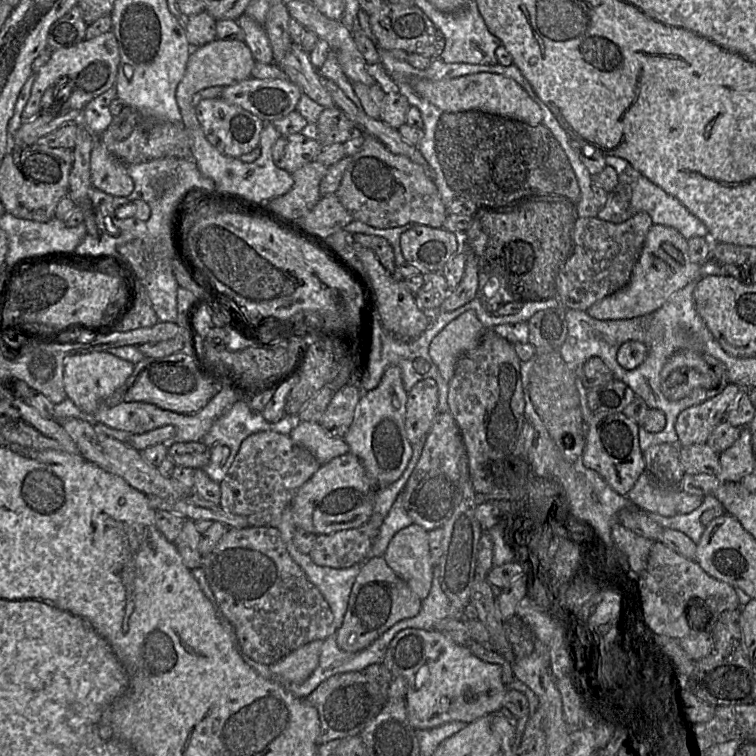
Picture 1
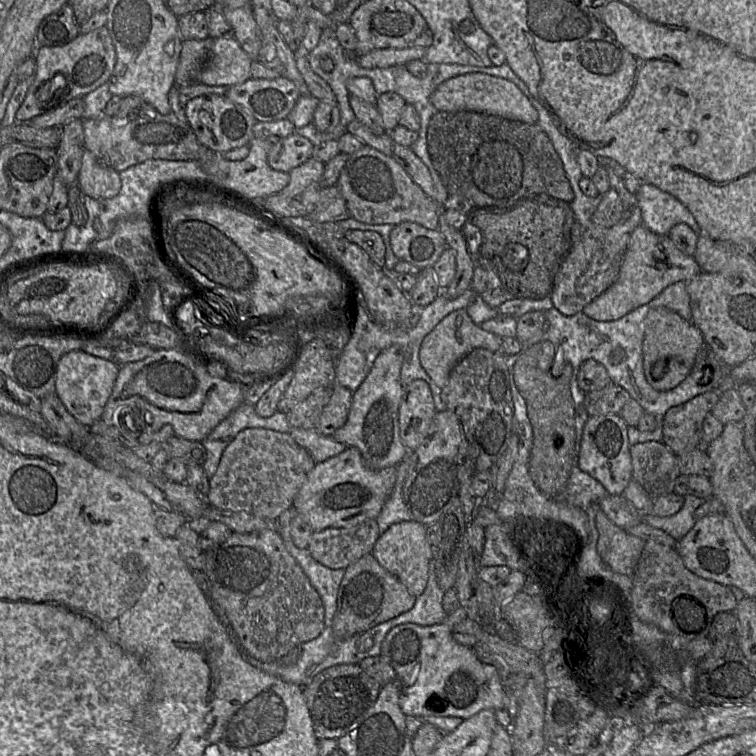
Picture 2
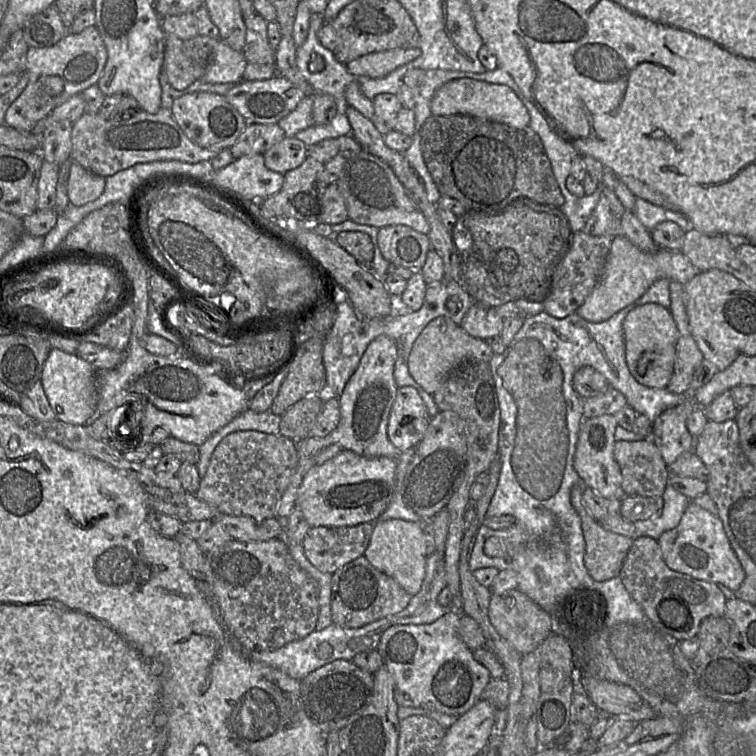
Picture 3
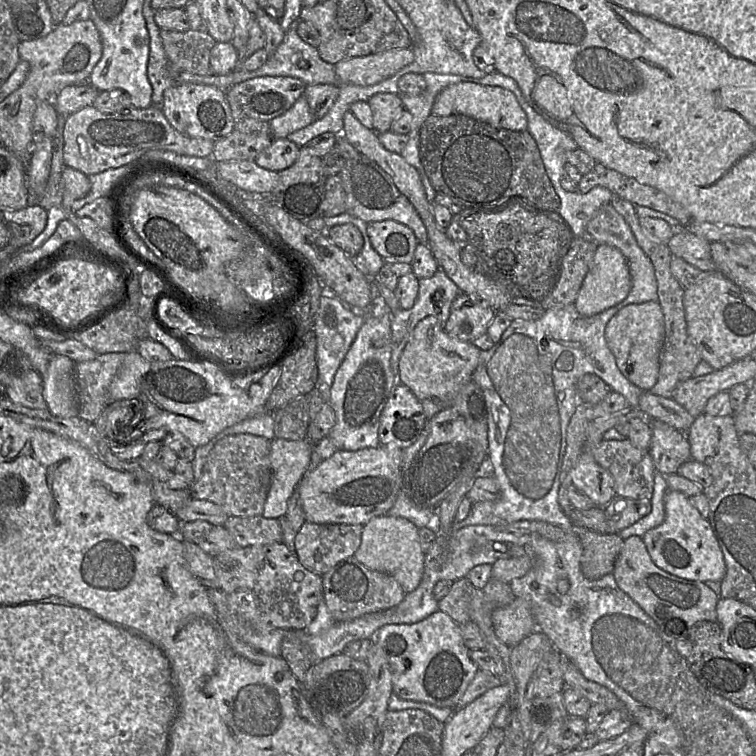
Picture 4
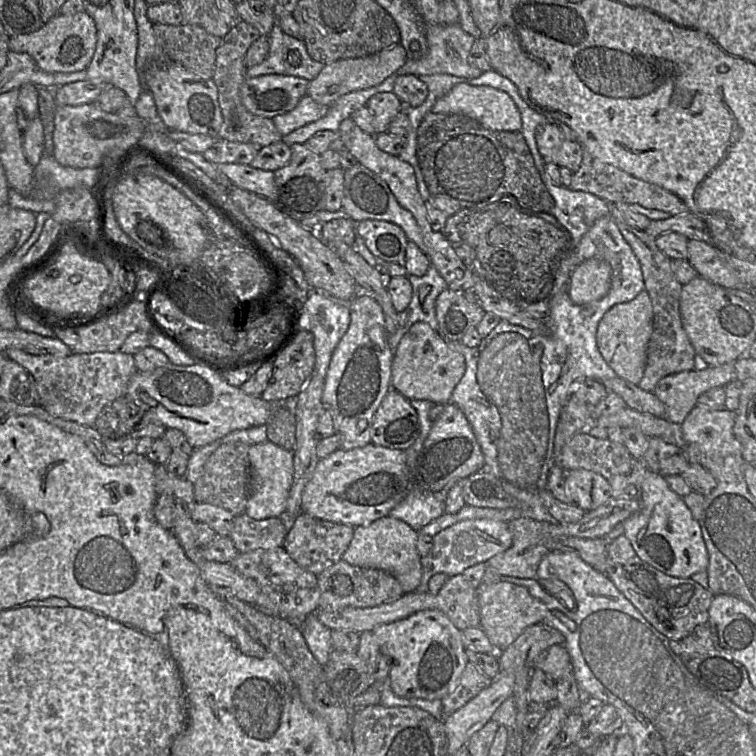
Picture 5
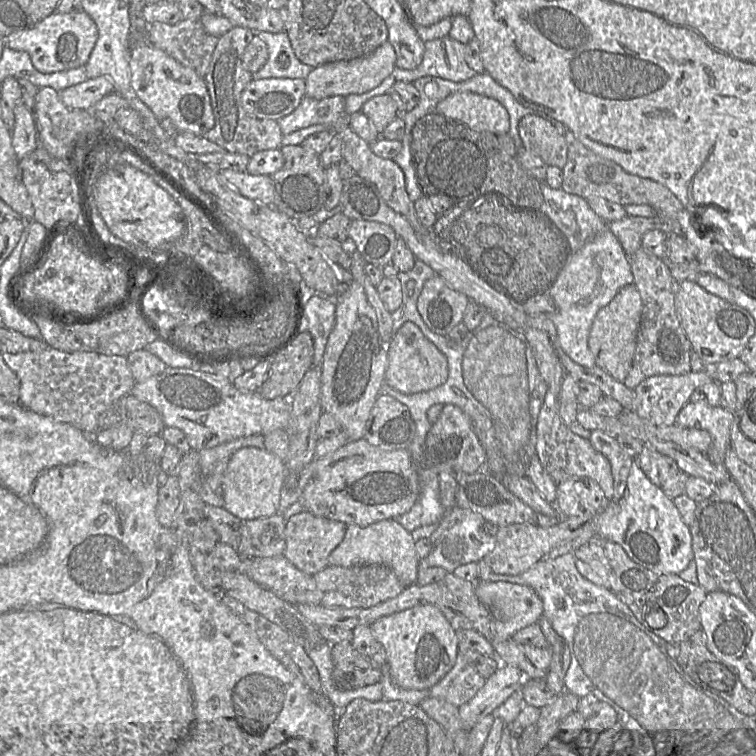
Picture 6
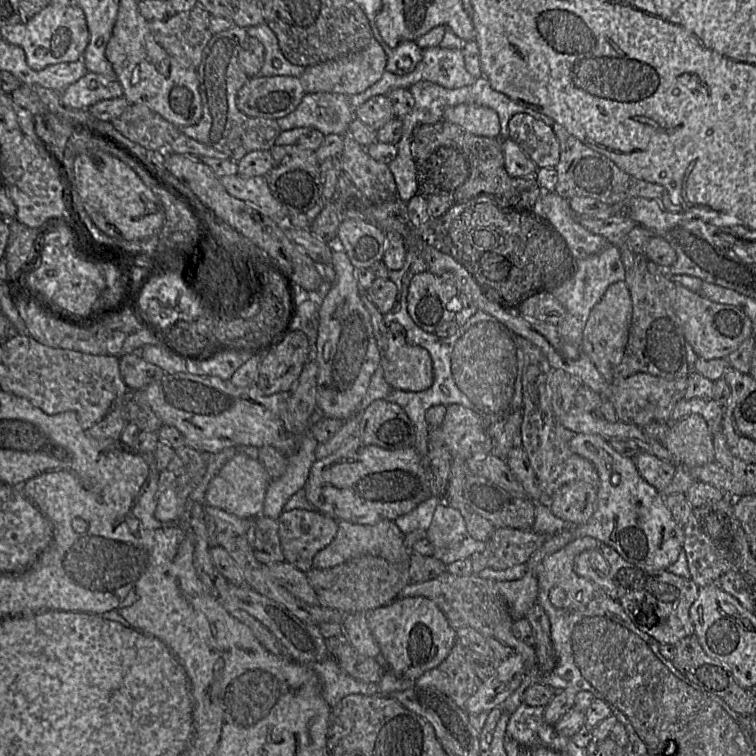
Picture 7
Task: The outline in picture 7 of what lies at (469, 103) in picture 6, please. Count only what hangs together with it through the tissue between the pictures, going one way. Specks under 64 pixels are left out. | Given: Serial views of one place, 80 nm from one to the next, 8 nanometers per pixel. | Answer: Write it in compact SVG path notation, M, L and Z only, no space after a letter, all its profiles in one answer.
M459 104L446 108L443 113L443 119L475 136L500 137L498 114L487 107Z

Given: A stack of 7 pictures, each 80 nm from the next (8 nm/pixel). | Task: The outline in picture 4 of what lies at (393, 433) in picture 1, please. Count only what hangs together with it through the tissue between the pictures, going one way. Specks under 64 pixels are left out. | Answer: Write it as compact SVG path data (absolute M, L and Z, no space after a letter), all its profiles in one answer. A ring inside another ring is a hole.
M375 291L369 314L363 315L364 323L339 366L329 393L329 404L335 412L336 423L328 437L338 450L357 451L381 445L379 418L396 385L391 367L391 314ZM270 440L272 481L262 516L278 519L287 513L288 501L304 475L313 466L313 444L309 440Z

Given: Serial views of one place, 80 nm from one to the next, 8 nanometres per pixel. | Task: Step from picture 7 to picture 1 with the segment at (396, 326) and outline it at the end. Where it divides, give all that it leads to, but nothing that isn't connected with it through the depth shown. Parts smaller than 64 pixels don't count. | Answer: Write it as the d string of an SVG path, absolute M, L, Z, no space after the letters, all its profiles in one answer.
M468 310L432 339L429 356L445 381L449 382L453 377L458 359L473 350L486 332L475 313Z

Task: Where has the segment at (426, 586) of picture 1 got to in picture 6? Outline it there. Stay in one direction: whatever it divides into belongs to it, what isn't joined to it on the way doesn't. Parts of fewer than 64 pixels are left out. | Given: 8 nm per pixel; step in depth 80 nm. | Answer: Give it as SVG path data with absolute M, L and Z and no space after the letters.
M385 519L367 527L356 524L346 525L345 536L331 552L328 565L350 567L364 564L380 564L389 567L404 587L416 583L420 559L415 551L416 541L395 519Z

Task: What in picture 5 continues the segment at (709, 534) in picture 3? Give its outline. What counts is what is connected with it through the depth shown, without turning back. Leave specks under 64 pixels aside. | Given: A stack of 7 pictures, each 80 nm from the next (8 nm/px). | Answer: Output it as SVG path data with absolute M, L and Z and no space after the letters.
M647 468L640 484L639 501L641 508L622 523L623 535L631 542L636 554L672 577L691 578L695 573L706 571L709 555L700 523L693 517L683 497L669 487L667 479Z

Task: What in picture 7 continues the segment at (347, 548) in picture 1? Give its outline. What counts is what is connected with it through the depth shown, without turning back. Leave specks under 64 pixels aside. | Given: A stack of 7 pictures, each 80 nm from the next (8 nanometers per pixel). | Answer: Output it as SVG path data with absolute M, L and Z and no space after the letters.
M284 510L276 520L285 561L305 573L312 569L312 561L316 553L332 542L338 530L336 520L318 511Z

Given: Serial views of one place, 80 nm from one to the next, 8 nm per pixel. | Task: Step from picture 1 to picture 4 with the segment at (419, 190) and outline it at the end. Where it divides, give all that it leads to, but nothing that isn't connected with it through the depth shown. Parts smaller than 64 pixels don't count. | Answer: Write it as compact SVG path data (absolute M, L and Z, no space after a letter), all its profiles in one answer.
M360 155L359 158L345 161L339 173L346 194L346 212L366 223L392 220L410 228L421 244L427 244L427 231L417 211L410 201L400 193L391 177L374 161Z

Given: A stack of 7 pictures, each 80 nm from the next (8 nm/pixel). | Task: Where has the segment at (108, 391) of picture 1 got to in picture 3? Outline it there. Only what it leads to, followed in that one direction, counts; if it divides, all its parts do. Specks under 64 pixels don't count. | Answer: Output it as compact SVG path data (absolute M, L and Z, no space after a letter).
M52 348L44 363L41 384L56 419L72 425L87 425L96 416L97 370L77 355Z

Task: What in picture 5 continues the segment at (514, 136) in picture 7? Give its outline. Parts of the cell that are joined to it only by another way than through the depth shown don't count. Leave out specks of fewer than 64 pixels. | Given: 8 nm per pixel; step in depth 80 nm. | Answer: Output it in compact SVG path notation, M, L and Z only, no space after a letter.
M555 124L537 127L535 140L538 151L546 164L565 167L573 173L578 171L583 157L583 149L577 141L565 139Z

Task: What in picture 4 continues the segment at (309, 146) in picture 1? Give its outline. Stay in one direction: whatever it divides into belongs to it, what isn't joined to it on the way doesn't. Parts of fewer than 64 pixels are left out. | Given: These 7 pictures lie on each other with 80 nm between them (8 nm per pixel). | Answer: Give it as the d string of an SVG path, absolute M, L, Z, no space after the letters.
M287 138L273 139L271 145L264 149L254 161L264 169L280 172L294 164L300 148Z

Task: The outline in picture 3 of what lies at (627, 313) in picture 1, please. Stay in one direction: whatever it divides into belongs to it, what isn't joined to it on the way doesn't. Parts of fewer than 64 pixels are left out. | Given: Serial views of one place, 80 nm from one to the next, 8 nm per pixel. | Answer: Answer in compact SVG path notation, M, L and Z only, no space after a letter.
M615 237L598 283L576 313L592 323L604 322L636 302L655 281L666 278L676 280L684 286L698 273L699 270L681 252L663 248L645 252L627 238Z

